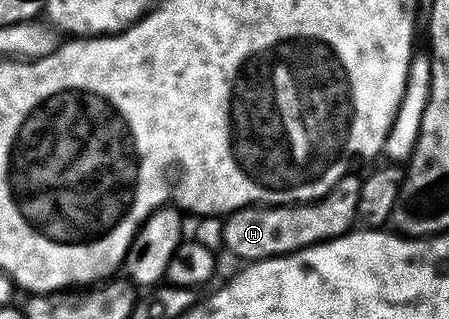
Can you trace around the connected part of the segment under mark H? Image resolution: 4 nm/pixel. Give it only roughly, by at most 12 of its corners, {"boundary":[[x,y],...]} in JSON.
{"boundary":[[360,176],[310,203],[252,205],[226,216],[239,261],[292,255],[346,235]]}

